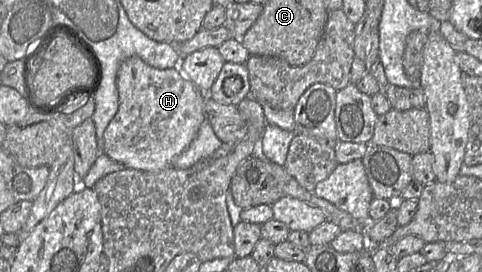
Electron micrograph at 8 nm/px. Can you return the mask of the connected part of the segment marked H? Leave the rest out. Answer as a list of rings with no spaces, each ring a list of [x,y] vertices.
[[[138,56],[122,62],[117,74],[119,107],[104,132],[102,152],[126,168],[160,171],[195,138],[205,119],[207,92],[197,87],[179,66],[155,68]]]

